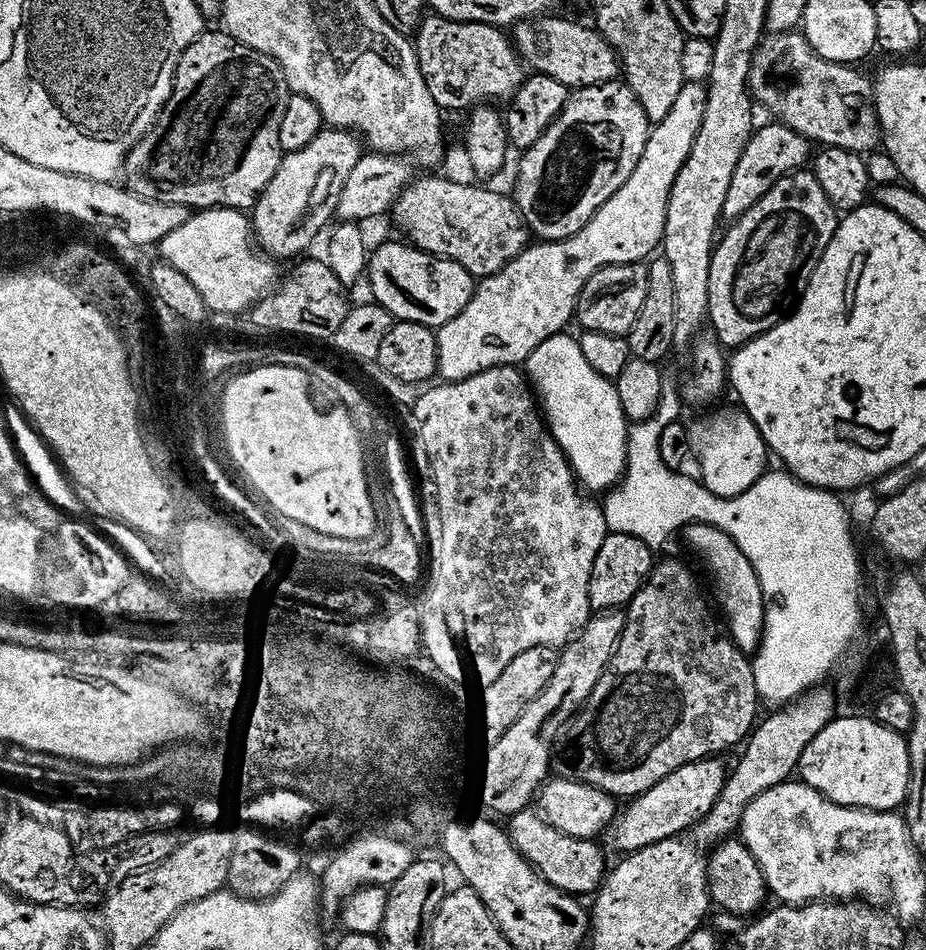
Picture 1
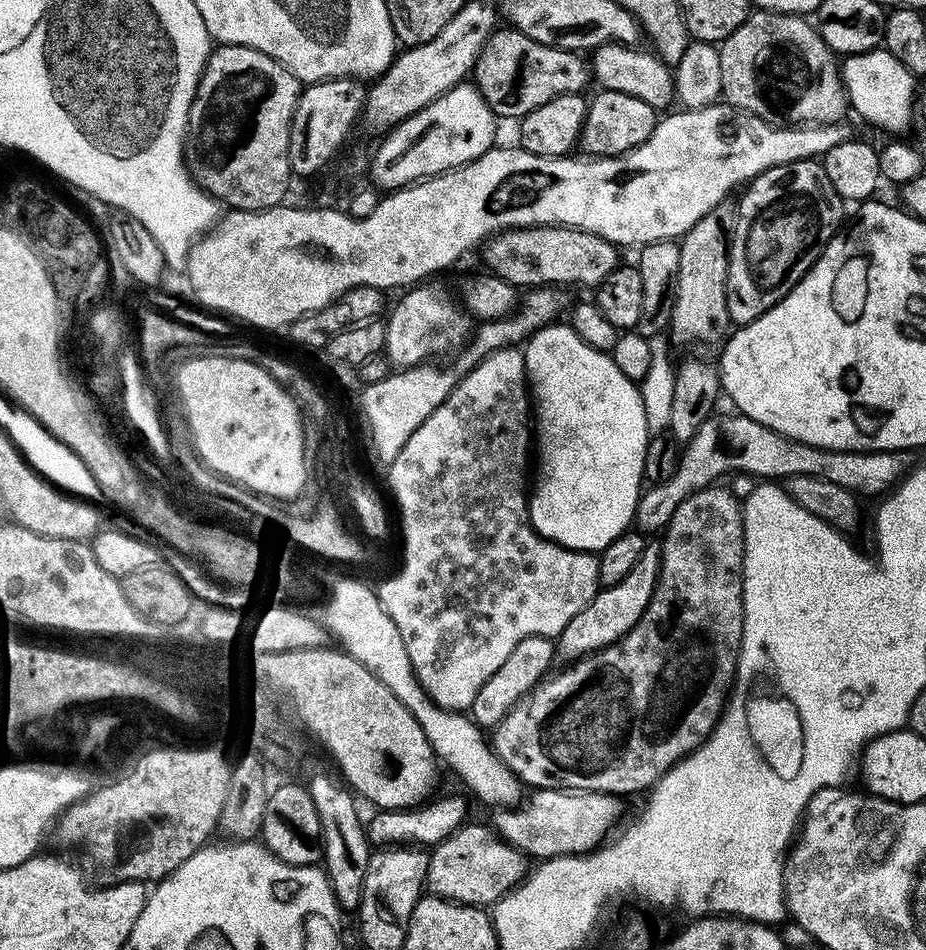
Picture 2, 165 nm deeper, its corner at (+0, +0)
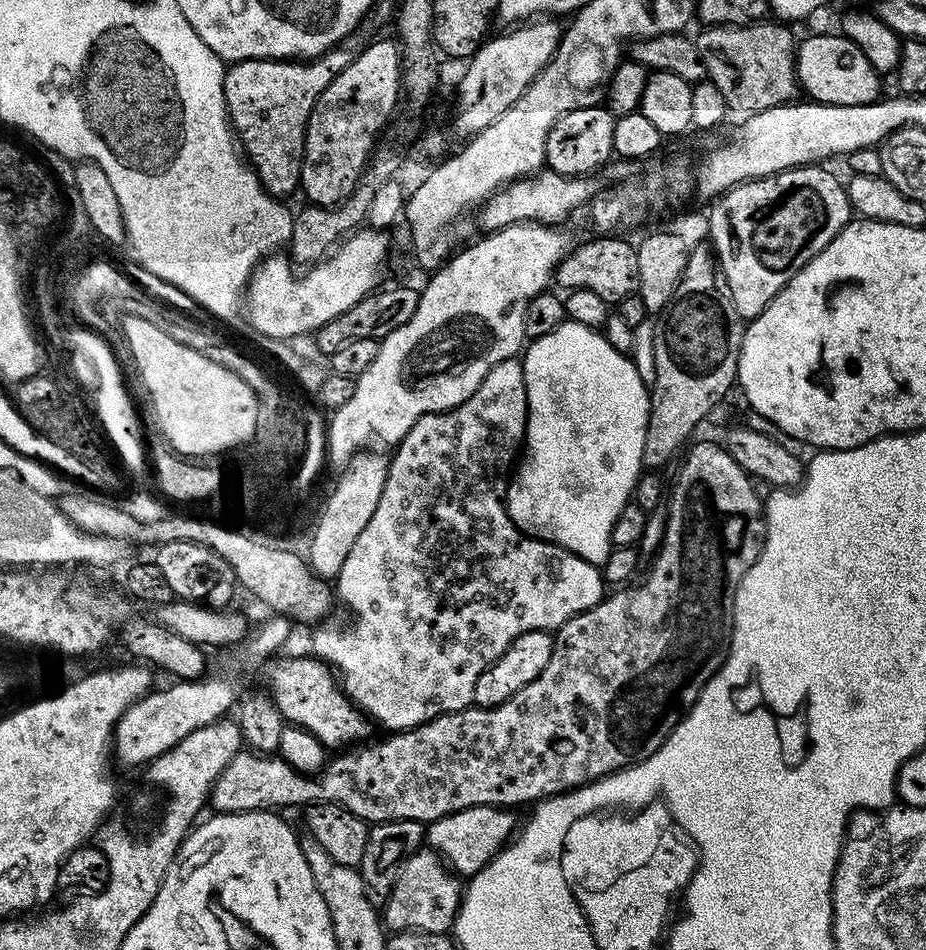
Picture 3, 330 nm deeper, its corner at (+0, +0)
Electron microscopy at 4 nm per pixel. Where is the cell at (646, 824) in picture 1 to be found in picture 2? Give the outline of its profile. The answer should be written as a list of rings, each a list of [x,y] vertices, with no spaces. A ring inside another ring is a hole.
[[[537,788],[516,807],[500,808],[491,827],[510,846],[529,858],[543,862],[553,856],[583,856],[595,851],[617,822],[621,797],[606,792],[568,792],[565,788]]]

